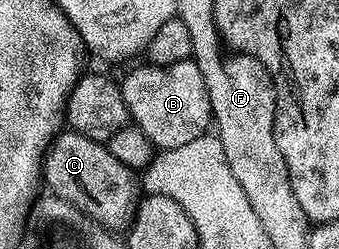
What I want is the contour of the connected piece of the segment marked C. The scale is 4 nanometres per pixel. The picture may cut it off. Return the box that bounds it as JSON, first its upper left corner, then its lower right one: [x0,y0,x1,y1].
[42,128,142,232]

